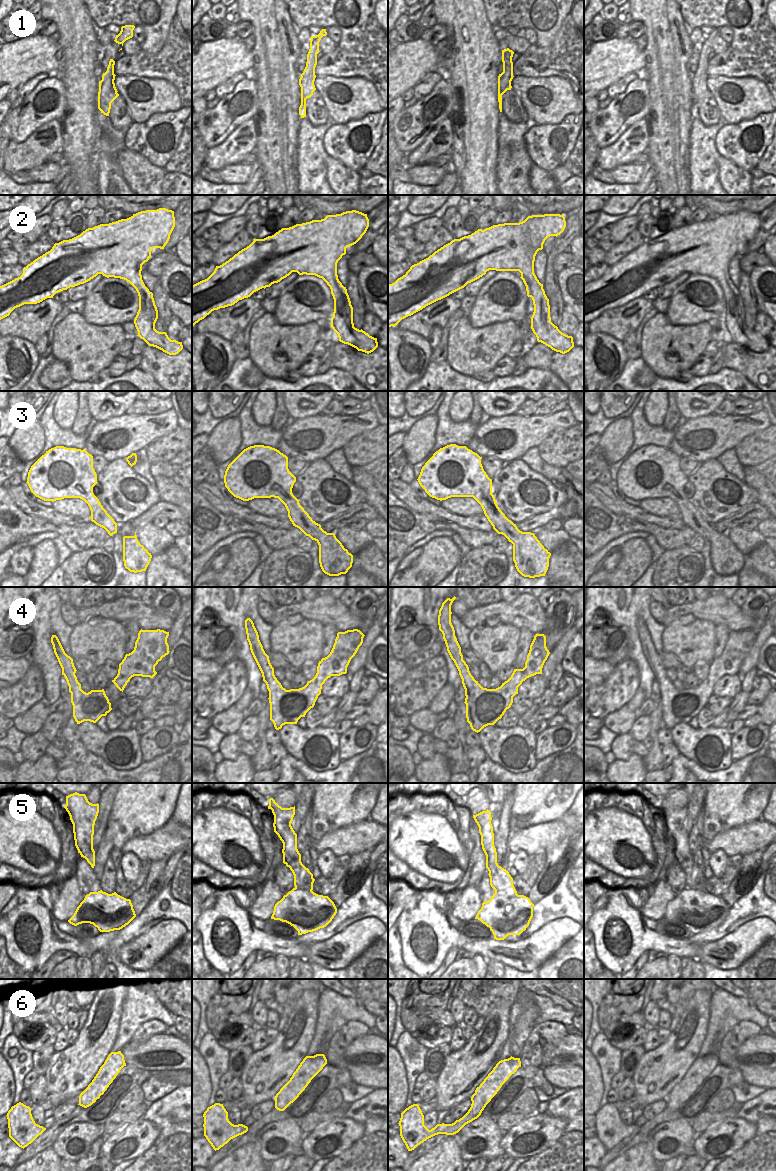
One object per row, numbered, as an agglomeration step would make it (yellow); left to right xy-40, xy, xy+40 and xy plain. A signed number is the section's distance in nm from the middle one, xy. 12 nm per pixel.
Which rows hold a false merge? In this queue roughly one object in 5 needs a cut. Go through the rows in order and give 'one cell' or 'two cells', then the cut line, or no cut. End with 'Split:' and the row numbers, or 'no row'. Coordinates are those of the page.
1: one cell; no cut
2: one cell; no cut
3: one cell; no cut
4: one cell; no cut
5: two cells; cut in xy+40 along (495, 890), (504, 895), (517, 895)
6: one cell; no cut
Split: 5

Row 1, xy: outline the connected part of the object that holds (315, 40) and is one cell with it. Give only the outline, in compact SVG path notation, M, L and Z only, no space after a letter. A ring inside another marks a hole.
M322 29L318 35L311 36L306 67L299 79L299 85L301 87L301 105L299 107L299 115L301 118L306 117L306 99L310 98L316 90L314 81L316 78L315 67L317 65L317 54L320 52L319 42L321 38L326 35L326 29Z

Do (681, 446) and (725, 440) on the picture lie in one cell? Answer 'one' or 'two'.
one

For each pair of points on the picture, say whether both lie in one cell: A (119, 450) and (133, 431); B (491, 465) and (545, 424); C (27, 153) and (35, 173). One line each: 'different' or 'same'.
A: same
B: different
C: different

